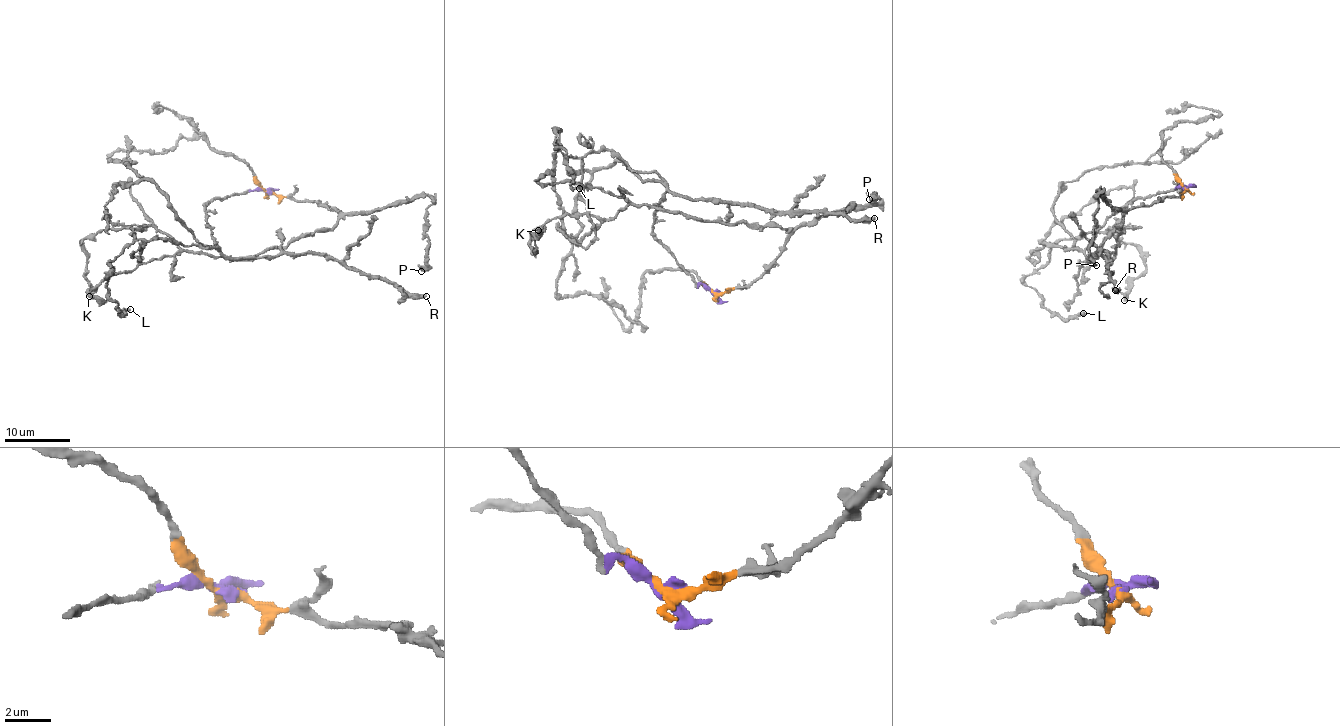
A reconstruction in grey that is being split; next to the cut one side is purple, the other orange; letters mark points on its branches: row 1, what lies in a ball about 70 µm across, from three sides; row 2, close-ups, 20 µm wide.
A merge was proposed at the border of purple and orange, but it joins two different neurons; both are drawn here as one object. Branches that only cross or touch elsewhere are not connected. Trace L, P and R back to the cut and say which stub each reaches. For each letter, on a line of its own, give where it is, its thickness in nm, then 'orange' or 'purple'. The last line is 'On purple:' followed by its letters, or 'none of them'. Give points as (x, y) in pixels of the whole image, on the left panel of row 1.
L: place (130, 309); calibre 280 nm; purple
P: place (421, 271); calibre 400 nm; orange
R: place (426, 296); calibre 460 nm; purple
On purple: L, R

